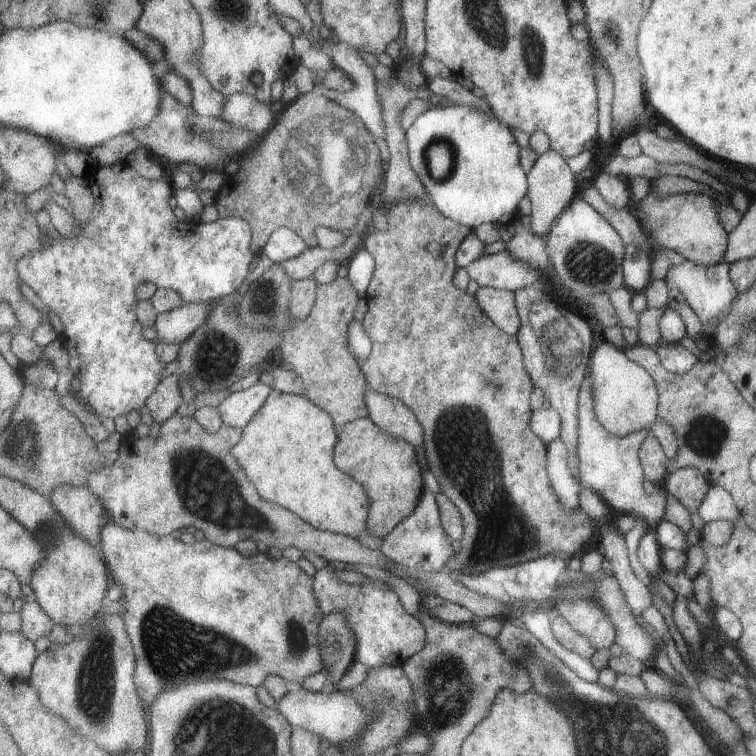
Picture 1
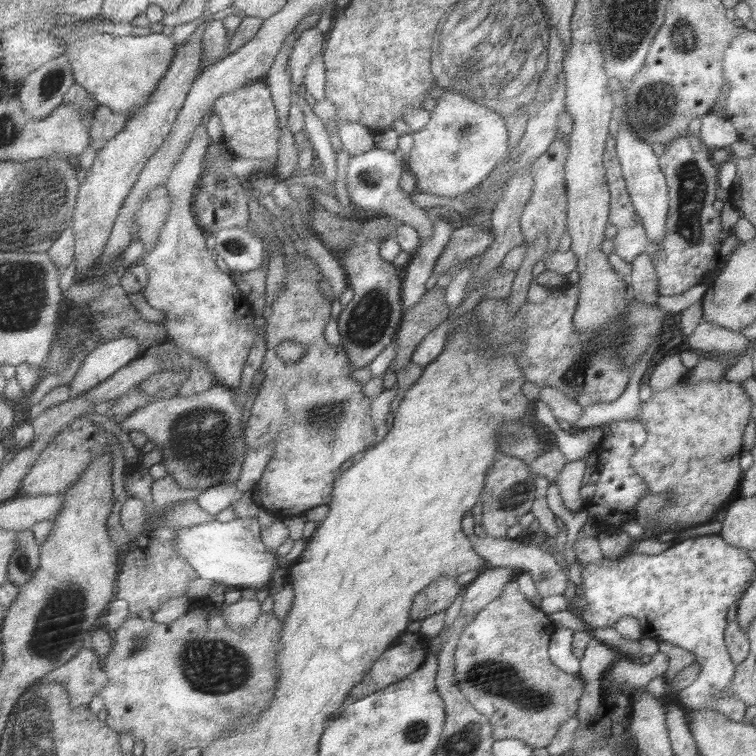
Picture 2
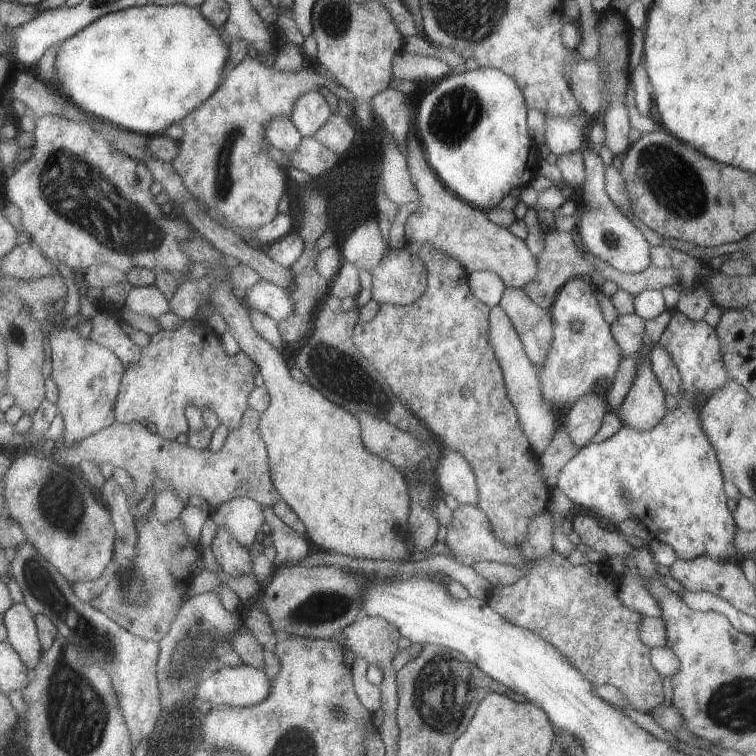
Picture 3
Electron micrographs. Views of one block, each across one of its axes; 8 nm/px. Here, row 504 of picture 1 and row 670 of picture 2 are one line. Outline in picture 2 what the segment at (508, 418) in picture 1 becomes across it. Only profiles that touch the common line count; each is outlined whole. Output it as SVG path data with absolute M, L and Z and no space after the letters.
M515 580L505 584L503 592L481 612L477 612L475 618L465 626L457 650L459 686L463 686L463 694L467 694L471 706L489 718L495 742L517 740L533 750L547 748L553 736L557 734L559 726L577 716L579 700L587 688L587 682L579 672L569 674L557 668L553 662L549 662L547 644L553 632L555 624L547 618L545 612L541 612L541 608L535 608L527 600L527 596L519 590L519 584Z

